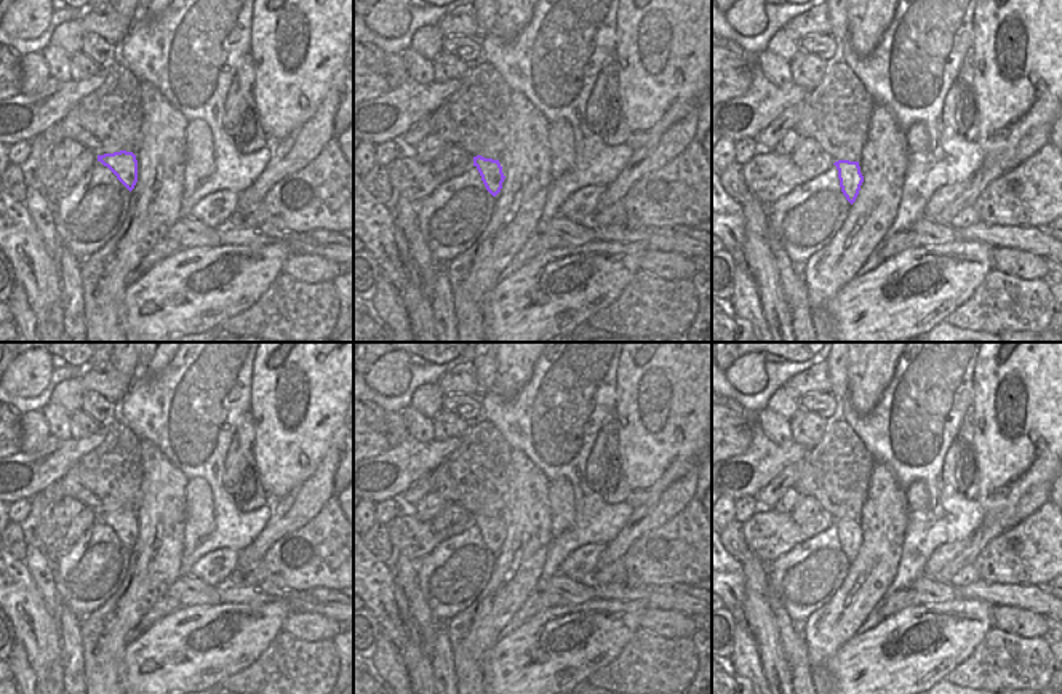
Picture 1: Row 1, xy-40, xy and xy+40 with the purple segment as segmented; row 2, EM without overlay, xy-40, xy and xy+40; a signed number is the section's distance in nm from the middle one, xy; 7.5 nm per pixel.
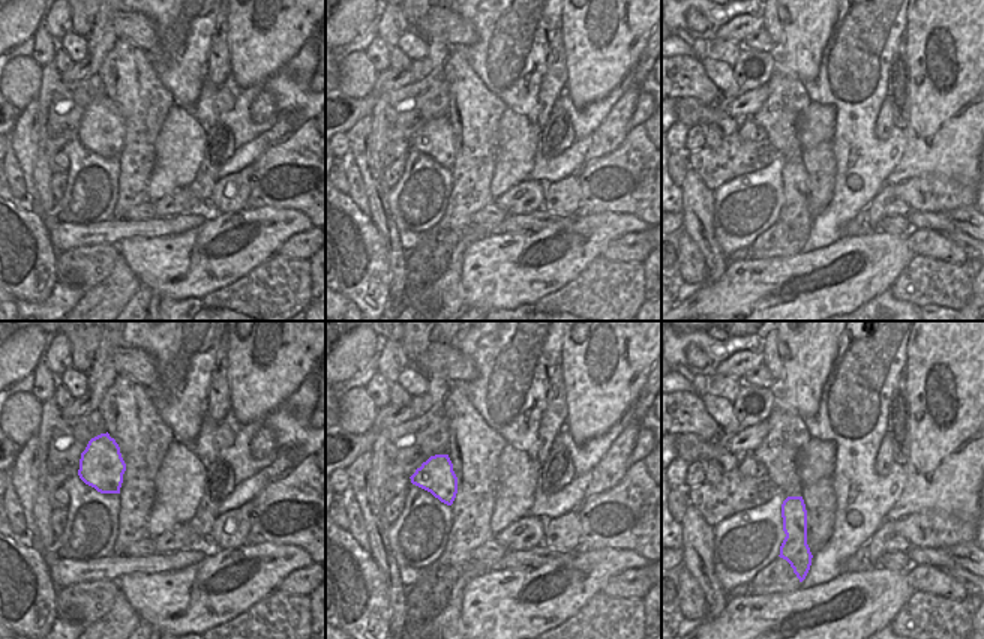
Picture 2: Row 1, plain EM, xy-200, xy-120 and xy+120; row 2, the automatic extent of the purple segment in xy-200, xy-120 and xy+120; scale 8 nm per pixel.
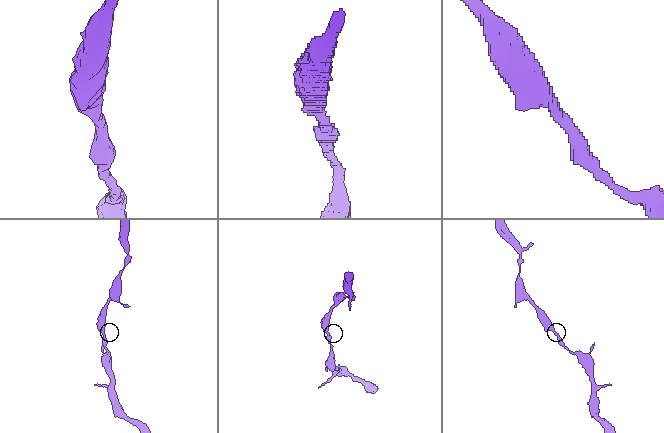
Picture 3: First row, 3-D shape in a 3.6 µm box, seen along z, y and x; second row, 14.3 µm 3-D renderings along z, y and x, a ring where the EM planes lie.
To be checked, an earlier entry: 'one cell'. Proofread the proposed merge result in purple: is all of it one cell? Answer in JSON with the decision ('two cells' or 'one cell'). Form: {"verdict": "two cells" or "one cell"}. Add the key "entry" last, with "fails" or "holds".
{"verdict": "one cell", "entry": "holds"}

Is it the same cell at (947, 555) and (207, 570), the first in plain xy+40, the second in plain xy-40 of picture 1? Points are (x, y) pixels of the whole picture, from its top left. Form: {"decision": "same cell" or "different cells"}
{"decision": "same cell"}

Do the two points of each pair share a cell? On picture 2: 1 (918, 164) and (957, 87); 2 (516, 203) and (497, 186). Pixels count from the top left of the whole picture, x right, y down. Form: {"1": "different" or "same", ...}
{"1": "same", "2": "different"}

